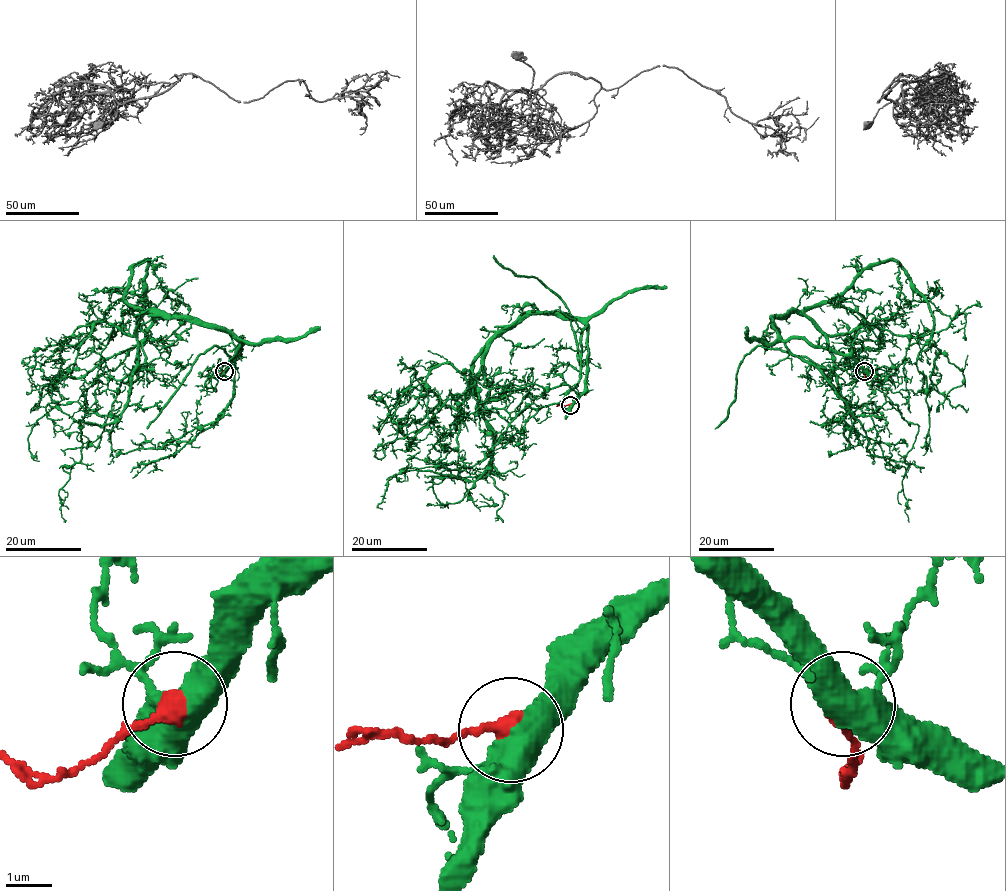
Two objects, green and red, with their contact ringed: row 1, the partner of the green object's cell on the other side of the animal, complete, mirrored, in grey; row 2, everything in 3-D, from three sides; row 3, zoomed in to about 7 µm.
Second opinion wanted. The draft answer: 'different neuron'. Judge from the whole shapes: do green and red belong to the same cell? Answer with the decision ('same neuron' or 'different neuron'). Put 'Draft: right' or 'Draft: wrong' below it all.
same neuron
Draft: wrong

